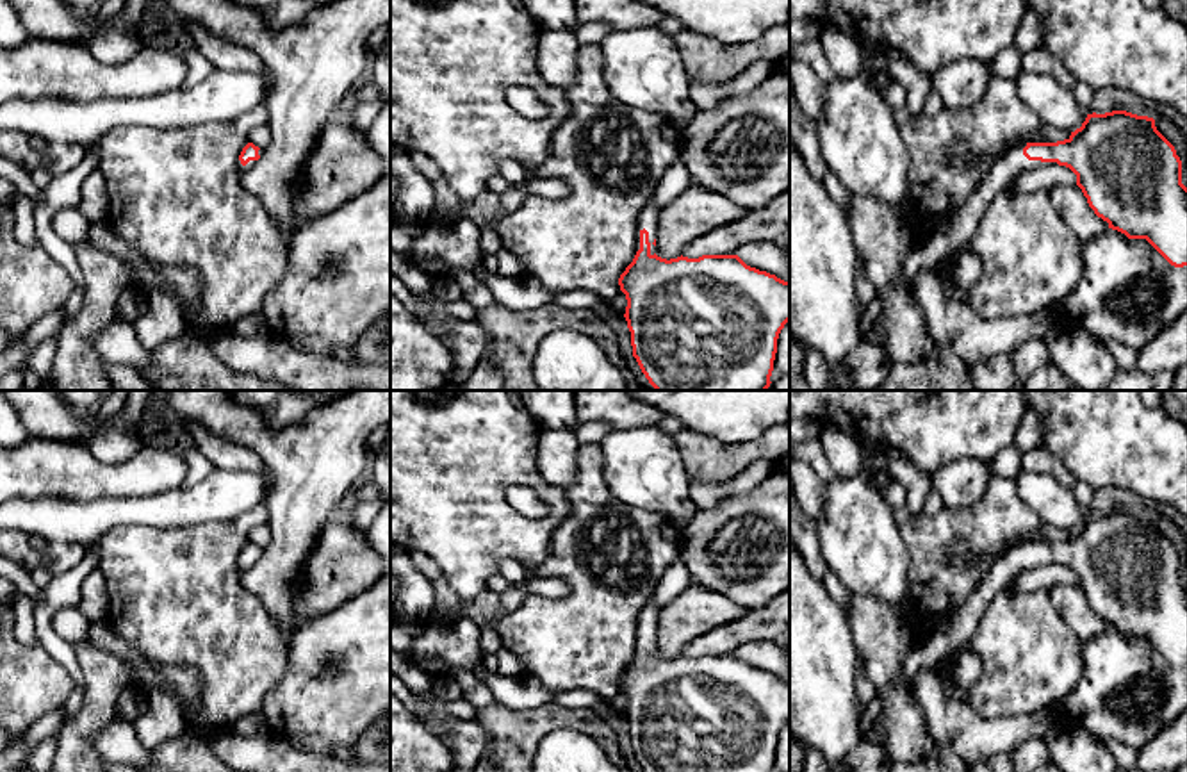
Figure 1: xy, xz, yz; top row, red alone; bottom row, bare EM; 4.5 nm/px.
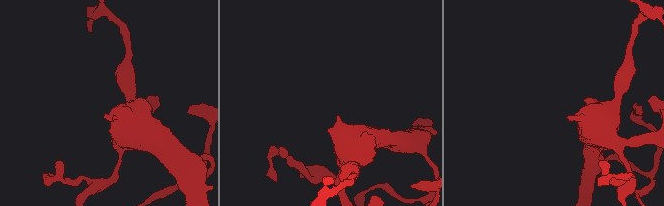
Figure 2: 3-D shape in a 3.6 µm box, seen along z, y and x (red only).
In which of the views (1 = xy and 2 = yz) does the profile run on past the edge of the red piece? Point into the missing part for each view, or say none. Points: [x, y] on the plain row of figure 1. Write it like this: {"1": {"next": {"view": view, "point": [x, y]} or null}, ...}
{"1": {"next": {"view": "xy", "point": [250, 564]}}, "2": {"next": {"view": "yz", "point": [963, 624]}}}

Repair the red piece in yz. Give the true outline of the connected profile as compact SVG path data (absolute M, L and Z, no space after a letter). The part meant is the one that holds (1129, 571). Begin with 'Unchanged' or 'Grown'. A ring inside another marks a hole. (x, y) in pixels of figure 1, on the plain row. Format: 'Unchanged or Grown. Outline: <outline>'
Grown. Outline: M1112 510L1087 513L1082 526L1064 540L1027 542L996 560L948 626L911 647L898 679L913 679L923 667L936 669L943 656L962 649L1000 590L1009 587L1021 571L1050 563L1066 565L1076 574L1076 585L1089 606L1109 622L1109 628L1128 638L1146 638L1175 667L1187 665L1187 587L1182 583L1182 560L1175 546L1157 530L1153 517Z

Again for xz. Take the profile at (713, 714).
Grown. Outline: M651 595L638 615L636 654L618 678L620 690L627 699L624 717L631 731L633 756L636 758L642 772L772 772L779 733L790 720L790 681L747 665L738 654L702 654L699 658L681 654L670 660L661 658L656 654L658 617L659 608L656 599Z

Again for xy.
Grown. Outline: M248 542L239 554L239 571L250 571L258 562L262 551L262 547L255 546L253 542Z

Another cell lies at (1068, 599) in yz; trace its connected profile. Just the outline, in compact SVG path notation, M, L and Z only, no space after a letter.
M1053 585L1050 595L1060 619L1080 640L1109 629L1109 622L1094 613L1078 585Z

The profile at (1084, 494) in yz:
M1076 481L1075 487L1071 489L1076 503L1082 506L1084 512L1093 513L1093 503L1094 503L1094 489L1091 489L1084 481Z

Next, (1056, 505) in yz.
M1019 471L1019 496L1043 521L1068 531L1082 526L1087 512L1076 503L1071 489L1060 485L1053 476Z

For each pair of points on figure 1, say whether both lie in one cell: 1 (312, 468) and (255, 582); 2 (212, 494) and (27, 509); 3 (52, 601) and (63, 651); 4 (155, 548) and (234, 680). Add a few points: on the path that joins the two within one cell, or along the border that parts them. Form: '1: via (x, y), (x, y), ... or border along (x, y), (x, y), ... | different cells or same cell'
1: via (303, 496), (296, 512), (291, 544), (284, 553) | same cell
2: via (166, 510), (73, 516) | same cell
3: via (45, 614), (45, 633), (50, 639) | same cell
4: via (186, 580), (234, 648) | same cell

